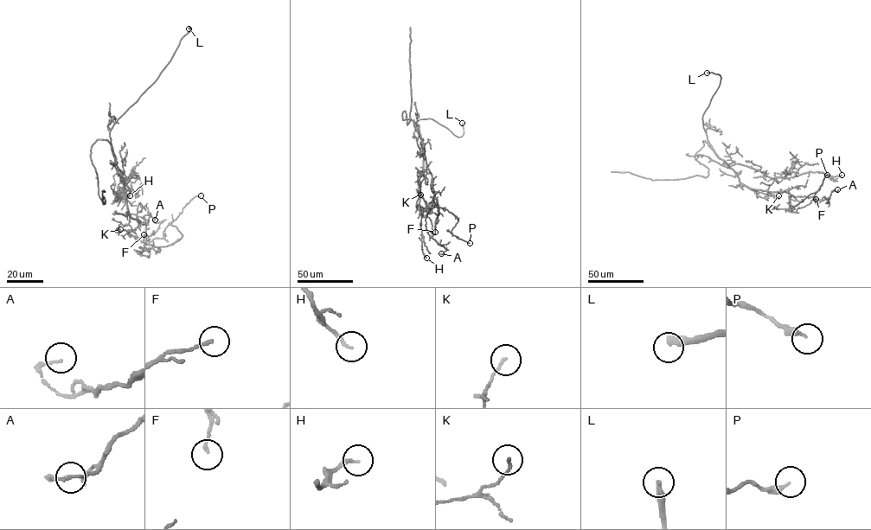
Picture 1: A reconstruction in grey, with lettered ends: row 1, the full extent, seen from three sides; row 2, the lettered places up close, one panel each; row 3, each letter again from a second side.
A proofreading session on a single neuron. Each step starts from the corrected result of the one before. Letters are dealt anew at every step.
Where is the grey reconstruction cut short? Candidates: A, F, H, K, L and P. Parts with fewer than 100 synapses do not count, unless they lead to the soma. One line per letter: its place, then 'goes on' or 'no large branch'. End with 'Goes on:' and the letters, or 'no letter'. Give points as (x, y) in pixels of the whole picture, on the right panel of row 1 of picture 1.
A: at (837, 189); no large branch
F: at (816, 199); no large branch
H: at (842, 175); no large branch
K: at (778, 195); no large branch
L: at (707, 73); goes on
P: at (827, 175); no large branch
Goes on: L

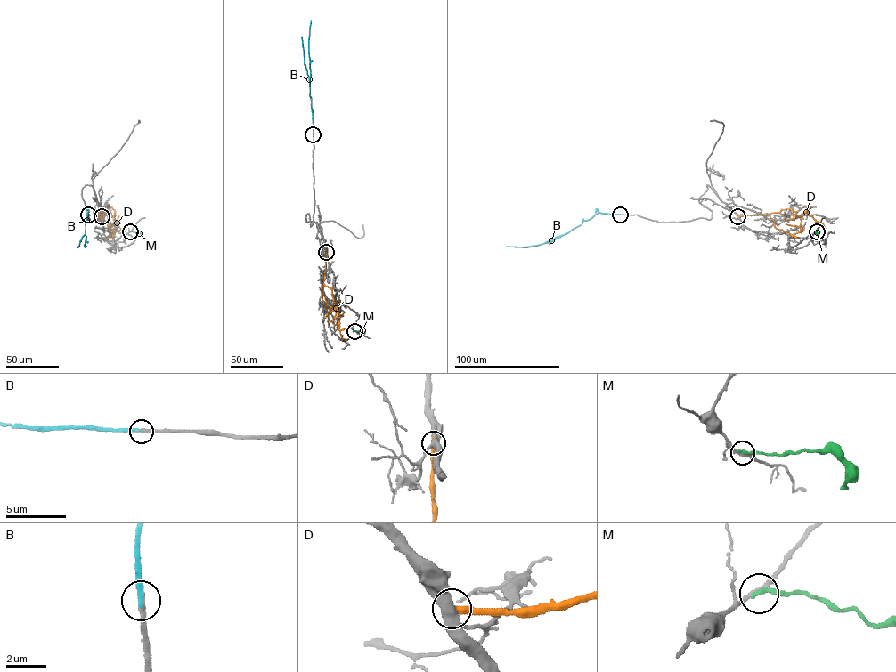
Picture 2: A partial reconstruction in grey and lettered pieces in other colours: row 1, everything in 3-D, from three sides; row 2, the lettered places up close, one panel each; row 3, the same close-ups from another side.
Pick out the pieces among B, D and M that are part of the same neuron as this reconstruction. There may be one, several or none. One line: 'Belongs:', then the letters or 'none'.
Belongs: B

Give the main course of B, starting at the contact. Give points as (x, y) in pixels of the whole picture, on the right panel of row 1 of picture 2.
B: (620, 214), (598, 213), (549, 242), (526, 246), (507, 246)

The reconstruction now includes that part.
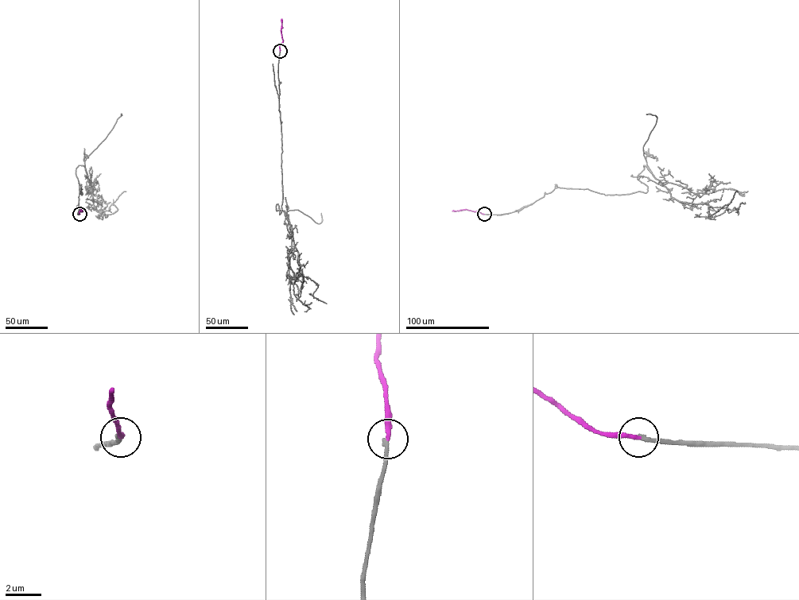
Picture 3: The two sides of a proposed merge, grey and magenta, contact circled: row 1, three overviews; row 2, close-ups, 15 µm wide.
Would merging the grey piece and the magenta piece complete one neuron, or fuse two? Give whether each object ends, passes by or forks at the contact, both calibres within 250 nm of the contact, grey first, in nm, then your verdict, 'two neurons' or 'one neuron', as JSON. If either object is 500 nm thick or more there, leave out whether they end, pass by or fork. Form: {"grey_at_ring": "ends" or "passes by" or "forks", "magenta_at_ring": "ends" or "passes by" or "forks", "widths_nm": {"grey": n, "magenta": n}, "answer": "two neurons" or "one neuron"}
{"grey_at_ring": "ends", "magenta_at_ring": "ends", "widths_nm": {"grey": 220, "magenta": 260}, "answer": "one neuron"}

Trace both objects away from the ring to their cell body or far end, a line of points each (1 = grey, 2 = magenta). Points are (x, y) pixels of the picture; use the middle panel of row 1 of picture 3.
1: (280, 51), (282, 196), (281, 213), (277, 203), (276, 210), (290, 226), (301, 275), (327, 303)
2: (280, 51), (283, 41), (281, 18)

